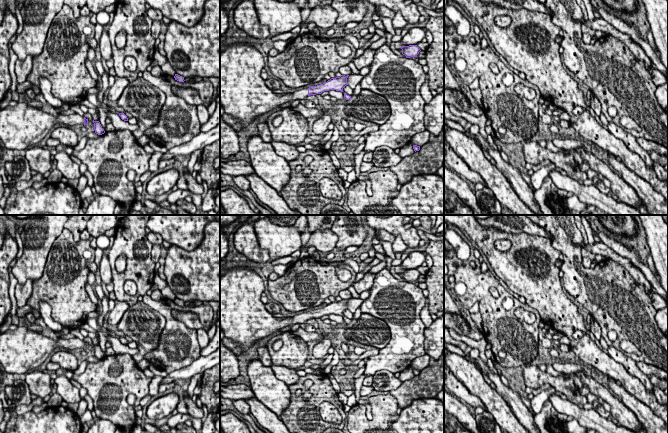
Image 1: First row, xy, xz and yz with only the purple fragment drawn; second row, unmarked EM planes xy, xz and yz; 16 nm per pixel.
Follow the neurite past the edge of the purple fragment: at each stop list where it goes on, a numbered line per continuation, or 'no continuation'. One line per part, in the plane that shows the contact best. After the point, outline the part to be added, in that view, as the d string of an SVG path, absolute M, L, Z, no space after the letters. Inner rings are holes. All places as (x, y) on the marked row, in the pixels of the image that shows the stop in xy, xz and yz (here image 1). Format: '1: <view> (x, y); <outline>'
1: xy (21, 126); M18 102L15 106L8 105L0 110L0 139L8 149L26 150L28 147L40 143L57 123L63 123L67 126L84 125L84 116L75 113L55 117L41 109L29 106L27 102Z

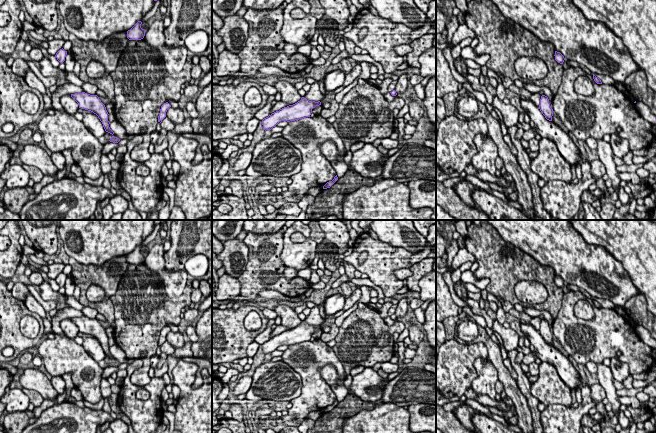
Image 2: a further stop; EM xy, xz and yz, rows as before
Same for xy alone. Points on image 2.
no continuation

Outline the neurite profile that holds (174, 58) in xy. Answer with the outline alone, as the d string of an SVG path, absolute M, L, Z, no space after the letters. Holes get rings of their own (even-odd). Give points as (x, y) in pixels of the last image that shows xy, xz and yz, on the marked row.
M155 20L145 30L144 39L159 53L168 75L180 73L186 63L188 49L185 46L167 46L164 29L163 20Z

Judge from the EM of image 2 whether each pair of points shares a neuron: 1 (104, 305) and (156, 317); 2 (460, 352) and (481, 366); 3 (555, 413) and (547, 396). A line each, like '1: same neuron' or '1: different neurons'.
1: same neuron
2: different neurons
3: different neurons

